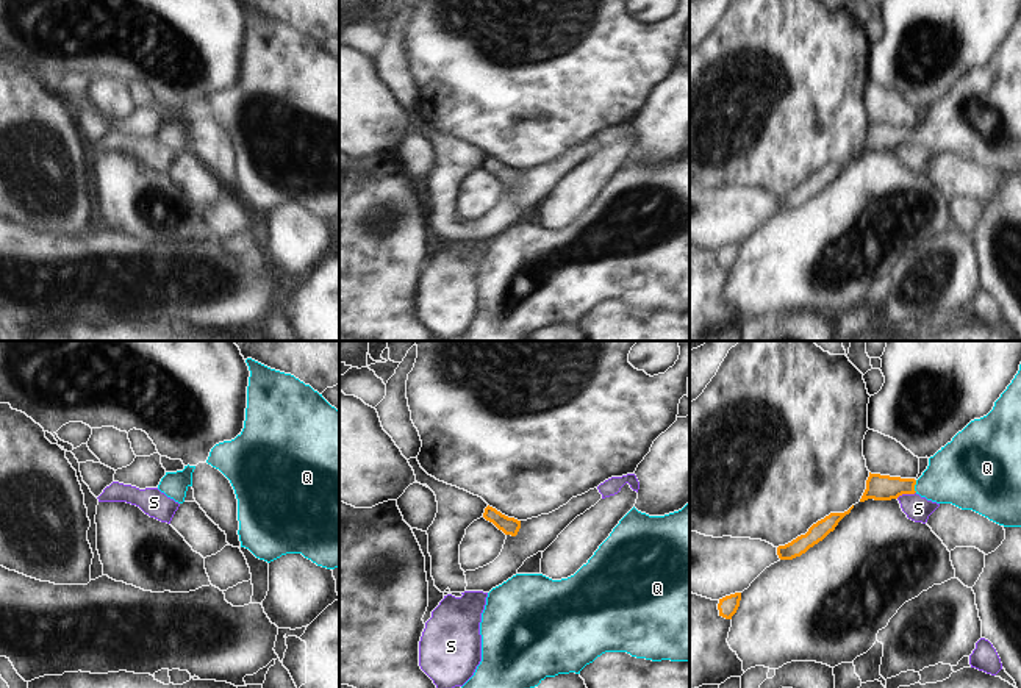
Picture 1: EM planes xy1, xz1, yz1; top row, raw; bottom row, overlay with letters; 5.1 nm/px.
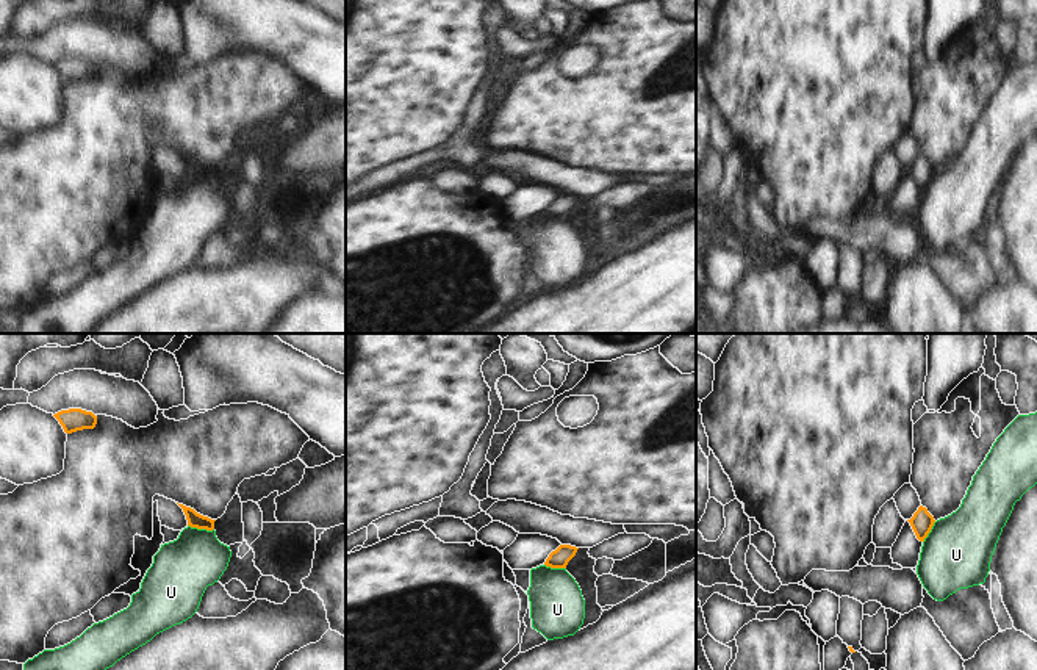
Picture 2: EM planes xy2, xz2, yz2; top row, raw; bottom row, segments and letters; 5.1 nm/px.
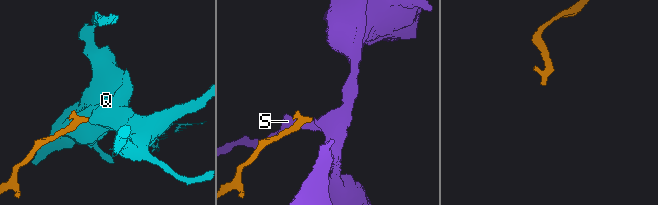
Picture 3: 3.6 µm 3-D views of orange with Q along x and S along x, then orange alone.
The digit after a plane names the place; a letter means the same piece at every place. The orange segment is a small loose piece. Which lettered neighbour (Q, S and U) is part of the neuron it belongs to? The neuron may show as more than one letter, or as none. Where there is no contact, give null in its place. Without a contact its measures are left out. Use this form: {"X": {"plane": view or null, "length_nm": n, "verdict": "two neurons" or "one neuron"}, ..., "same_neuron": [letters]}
{"Q": {"plane": "yz1", "length_nm": 60, "verdict": "one neuron"}, "S": {"plane": "yz1", "length_nm": 110, "verdict": "two neurons"}, "U": {"plane": "xy2", "length_nm": 140, "verdict": "two neurons"}, "same_neuron": ["Q"]}

